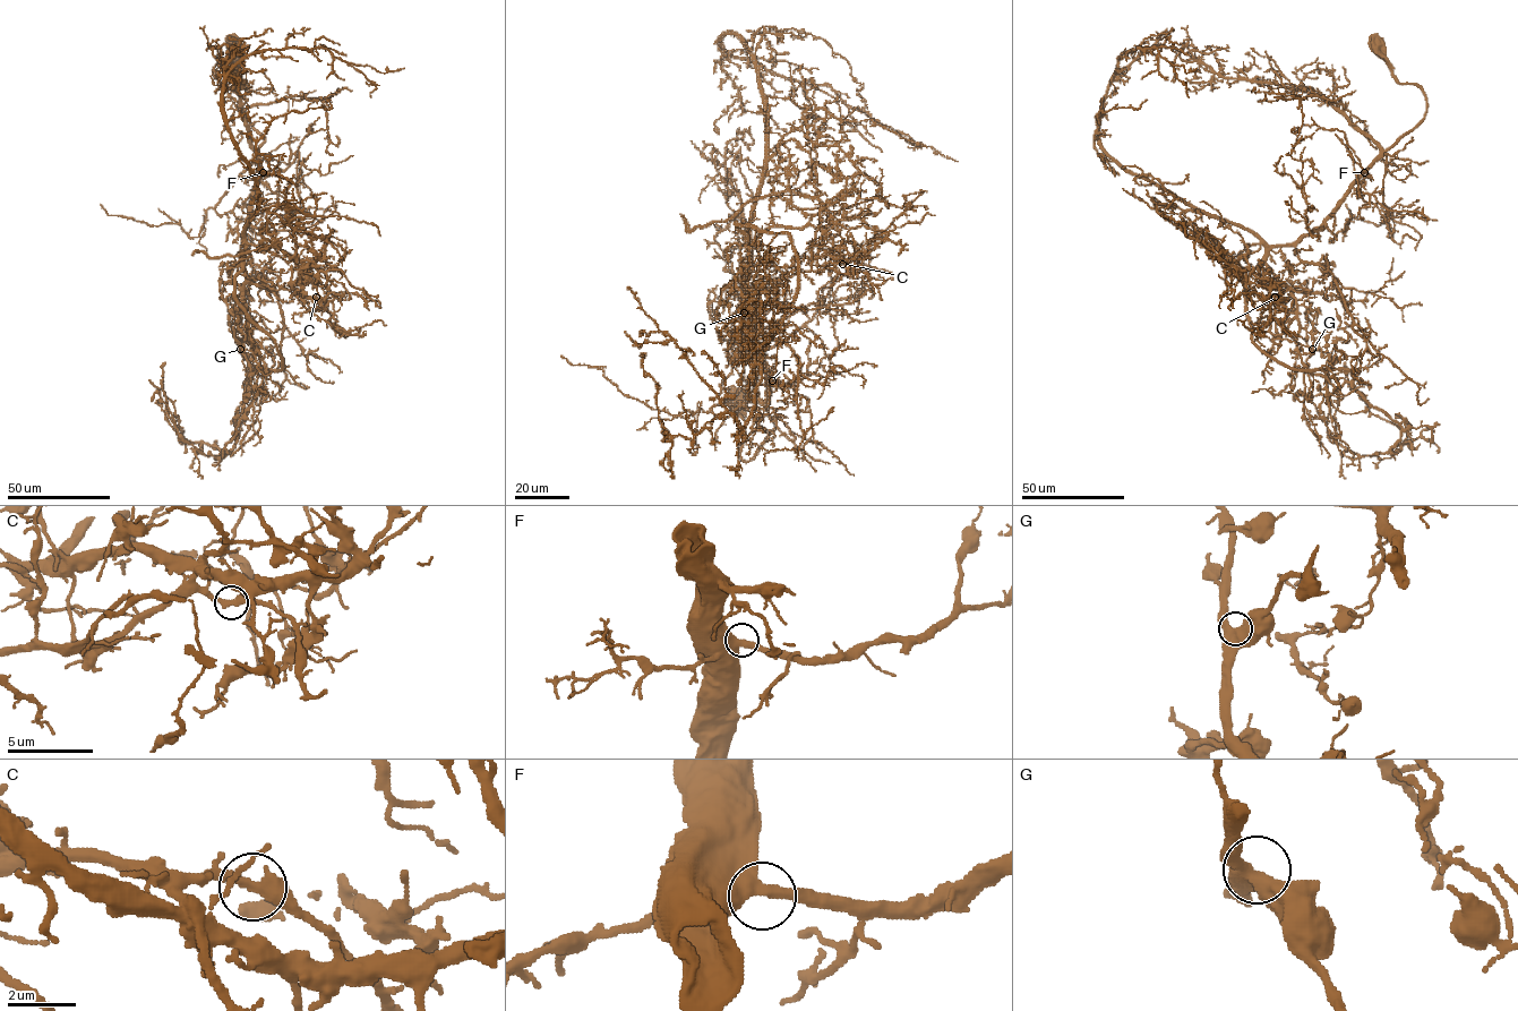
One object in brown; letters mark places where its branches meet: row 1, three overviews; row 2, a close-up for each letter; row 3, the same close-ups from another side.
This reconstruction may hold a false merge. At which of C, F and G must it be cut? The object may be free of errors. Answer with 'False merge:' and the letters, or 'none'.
False merge: C

